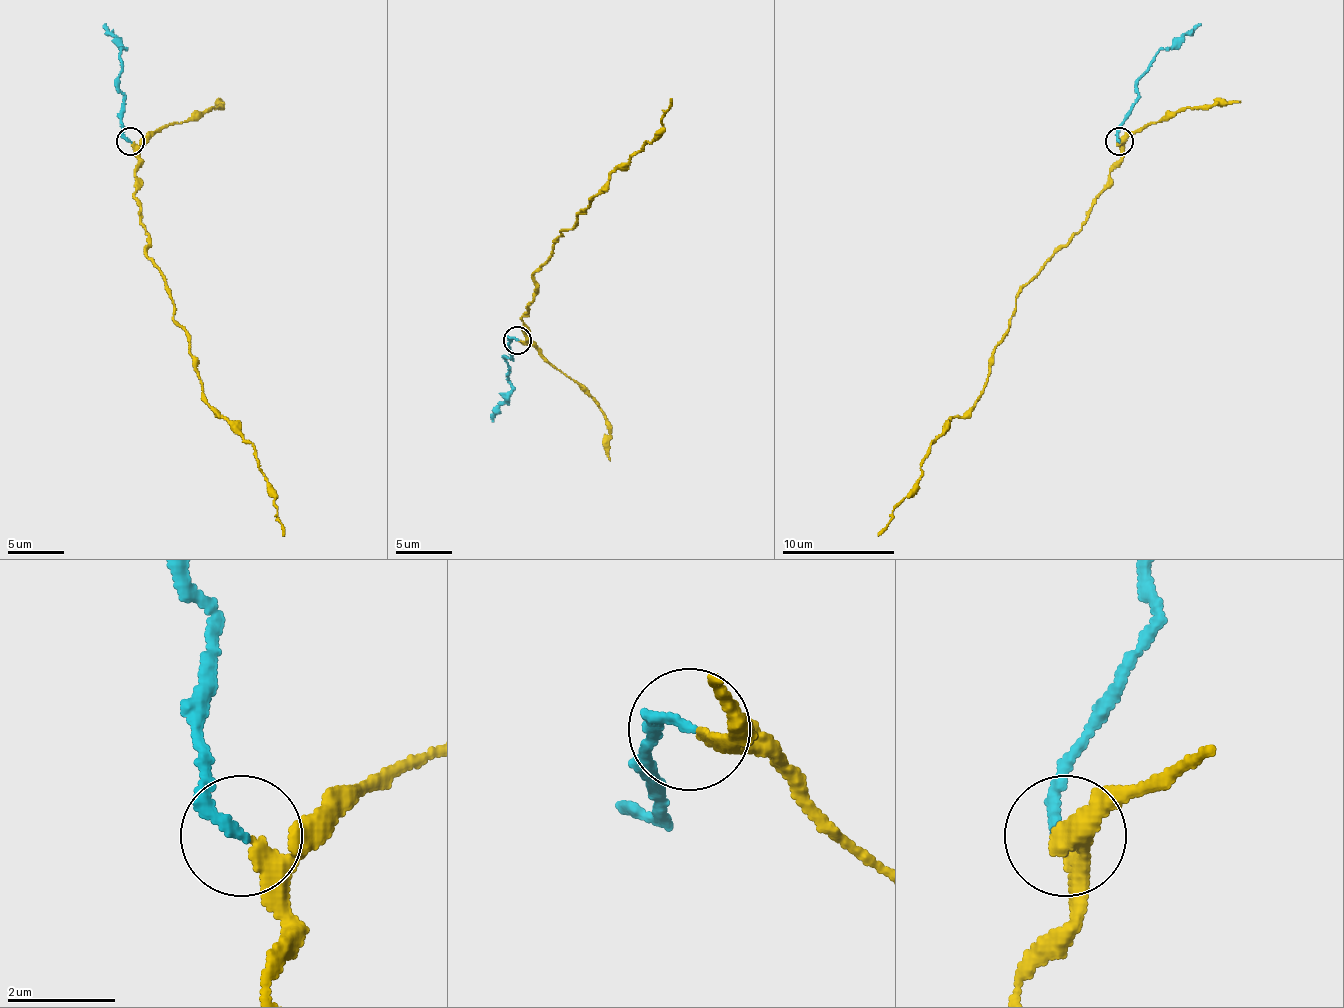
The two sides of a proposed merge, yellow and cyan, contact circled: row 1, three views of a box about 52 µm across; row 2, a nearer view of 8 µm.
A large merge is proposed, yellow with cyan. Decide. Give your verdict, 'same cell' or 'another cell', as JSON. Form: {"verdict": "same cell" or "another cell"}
{"verdict": "same cell"}

